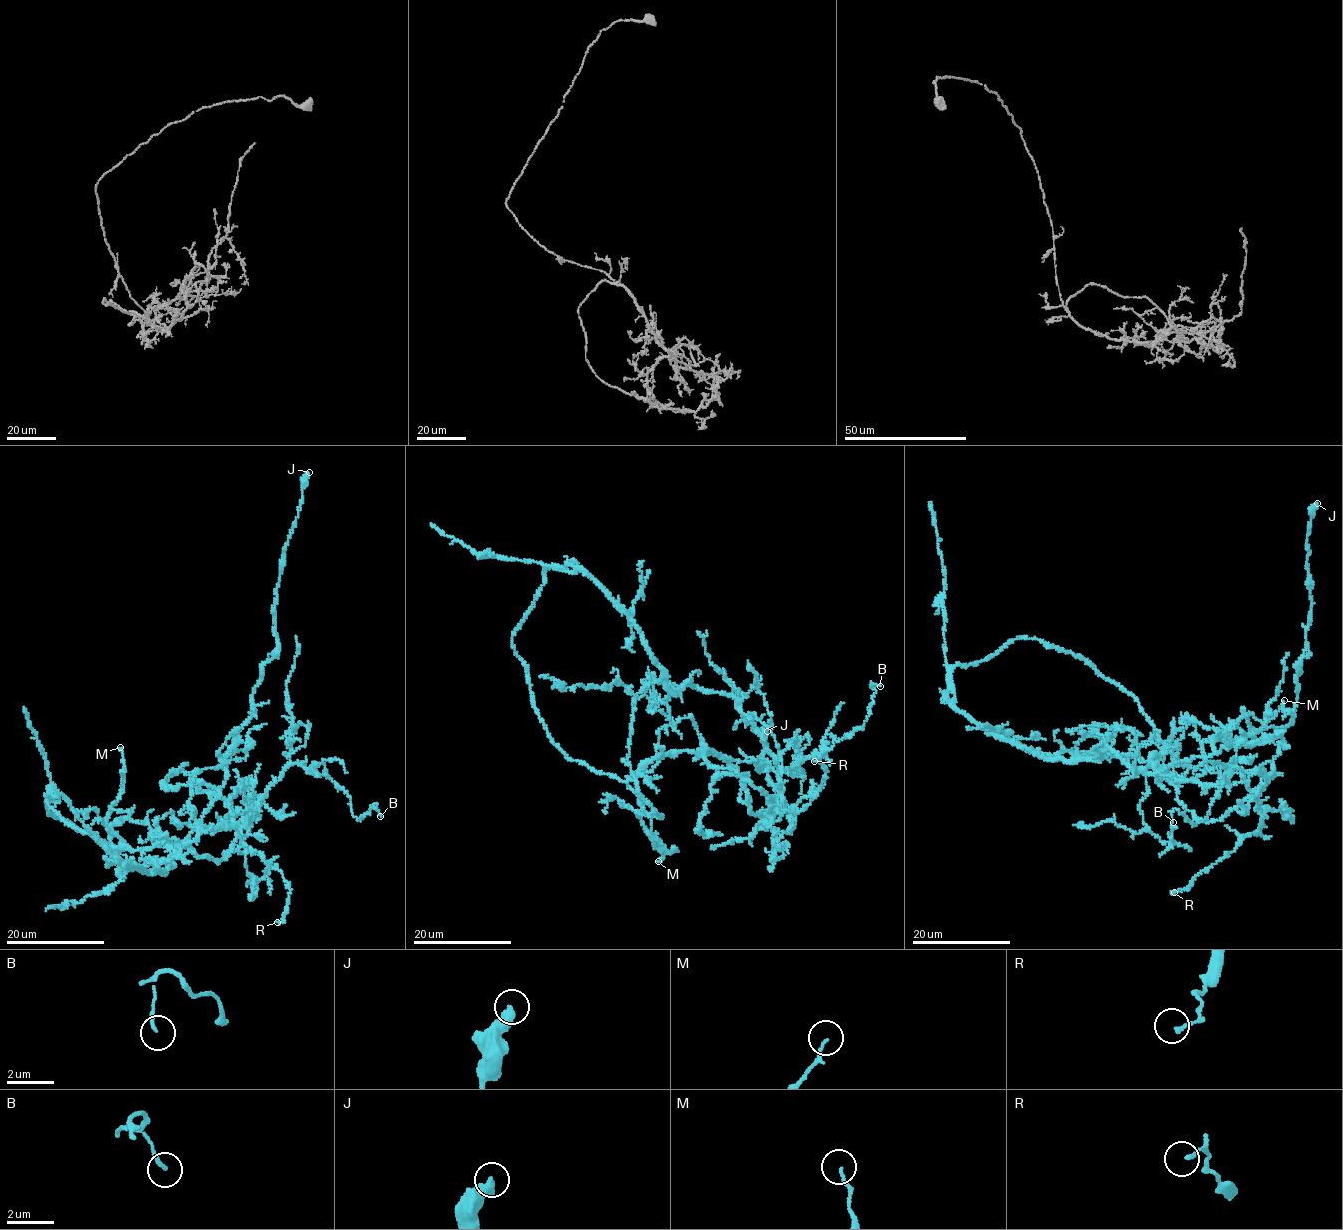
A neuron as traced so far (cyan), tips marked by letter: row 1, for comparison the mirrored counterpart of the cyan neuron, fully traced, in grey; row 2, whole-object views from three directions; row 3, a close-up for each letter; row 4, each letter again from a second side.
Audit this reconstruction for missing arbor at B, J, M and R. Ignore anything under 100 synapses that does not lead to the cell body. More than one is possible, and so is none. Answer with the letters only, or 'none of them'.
none of them

